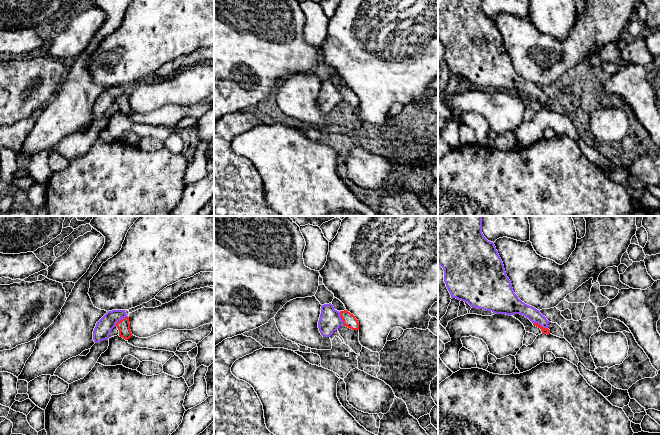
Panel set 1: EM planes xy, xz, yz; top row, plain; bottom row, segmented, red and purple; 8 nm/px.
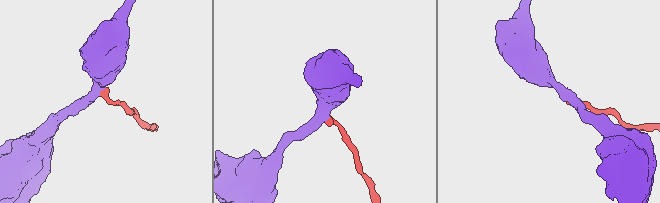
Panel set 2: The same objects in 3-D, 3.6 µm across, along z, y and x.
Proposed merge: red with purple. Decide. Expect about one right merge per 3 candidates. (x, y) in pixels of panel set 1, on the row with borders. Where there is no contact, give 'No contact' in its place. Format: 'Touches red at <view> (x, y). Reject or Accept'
Touches red at xy (121, 319). Reject

